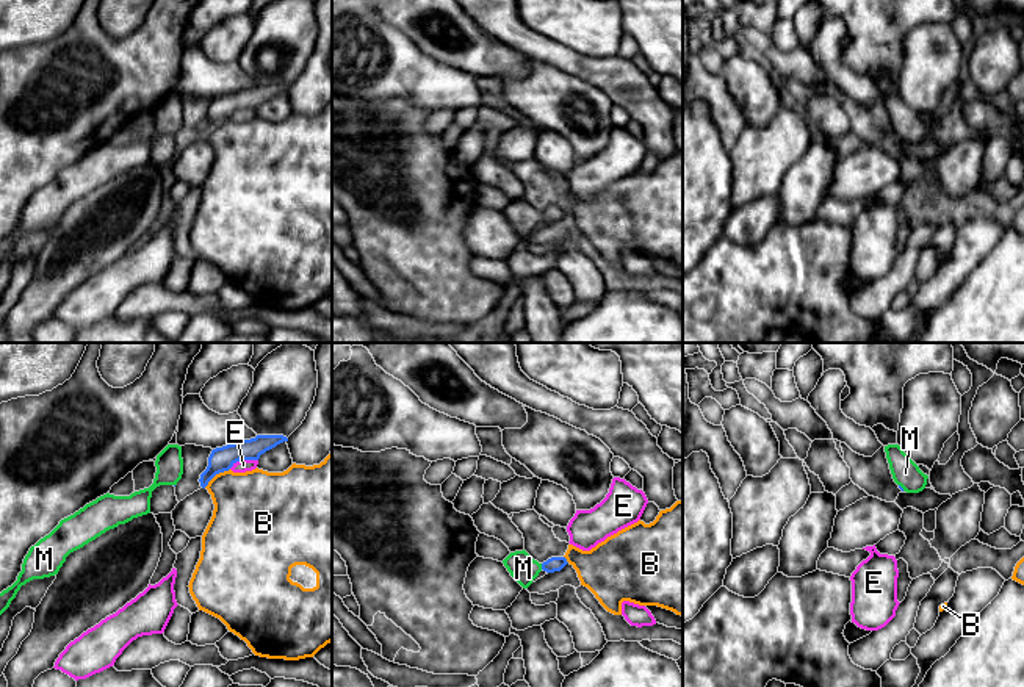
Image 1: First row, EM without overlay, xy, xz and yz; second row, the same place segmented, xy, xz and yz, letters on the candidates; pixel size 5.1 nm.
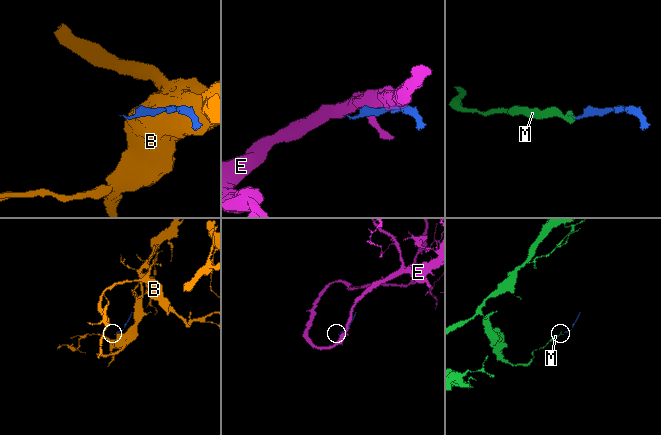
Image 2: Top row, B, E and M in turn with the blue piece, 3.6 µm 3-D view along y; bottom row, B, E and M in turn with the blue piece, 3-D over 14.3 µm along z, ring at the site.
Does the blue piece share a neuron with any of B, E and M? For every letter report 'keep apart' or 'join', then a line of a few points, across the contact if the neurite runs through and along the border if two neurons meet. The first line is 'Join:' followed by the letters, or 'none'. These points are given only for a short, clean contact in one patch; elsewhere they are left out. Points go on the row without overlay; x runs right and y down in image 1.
Join: M
B: keep apart | xy (229, 118), (218, 122), (204, 136)
E: keep apart
M: join | xz (555, 213), (542, 216), (523, 218)

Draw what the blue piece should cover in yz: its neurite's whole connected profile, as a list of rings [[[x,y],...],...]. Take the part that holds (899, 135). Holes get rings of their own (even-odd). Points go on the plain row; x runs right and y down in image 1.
[[[899,94],[885,95],[894,131],[902,141],[919,142],[925,138],[928,125],[903,102]]]

